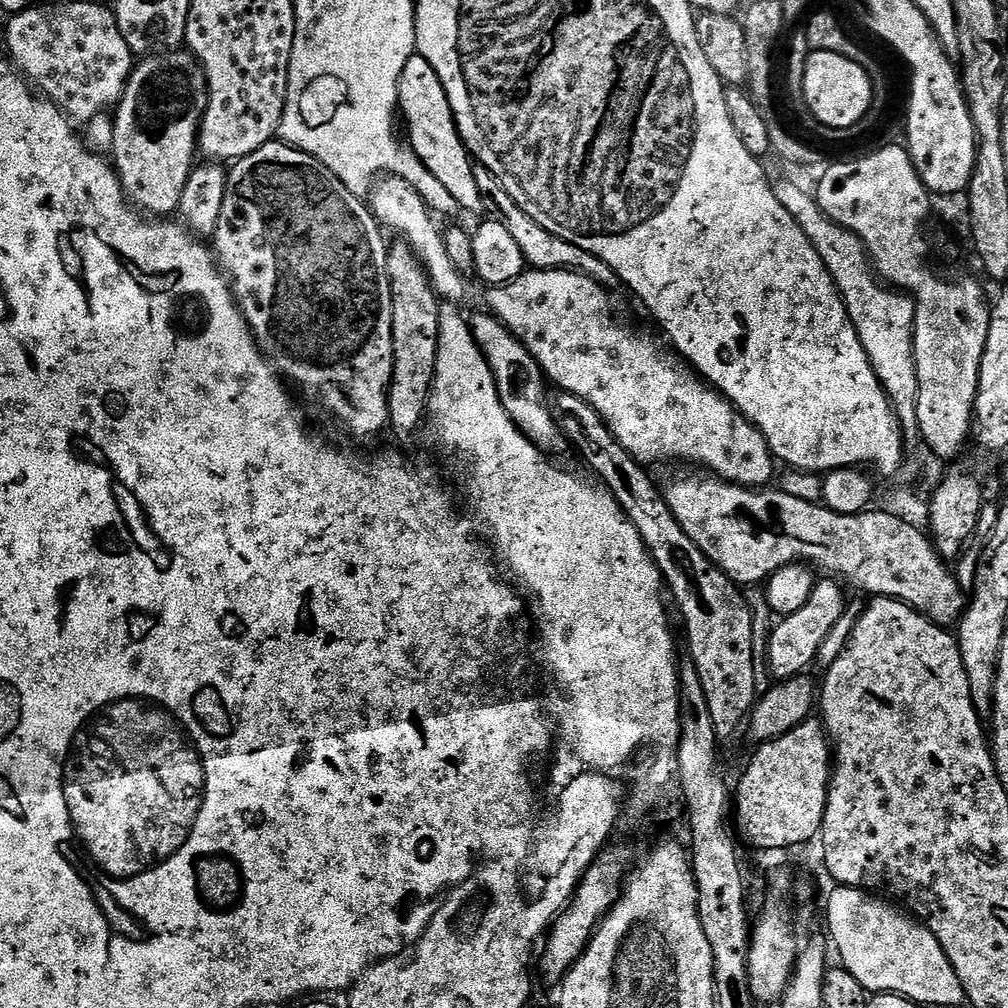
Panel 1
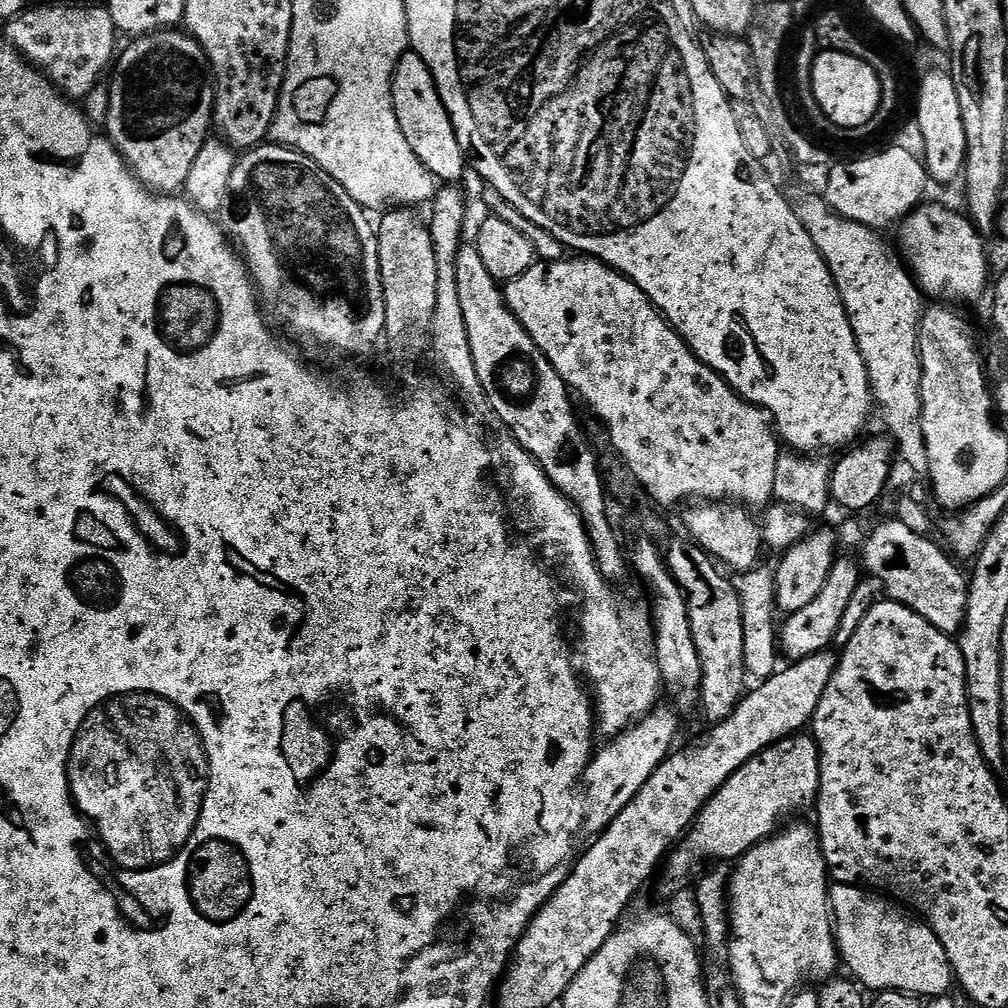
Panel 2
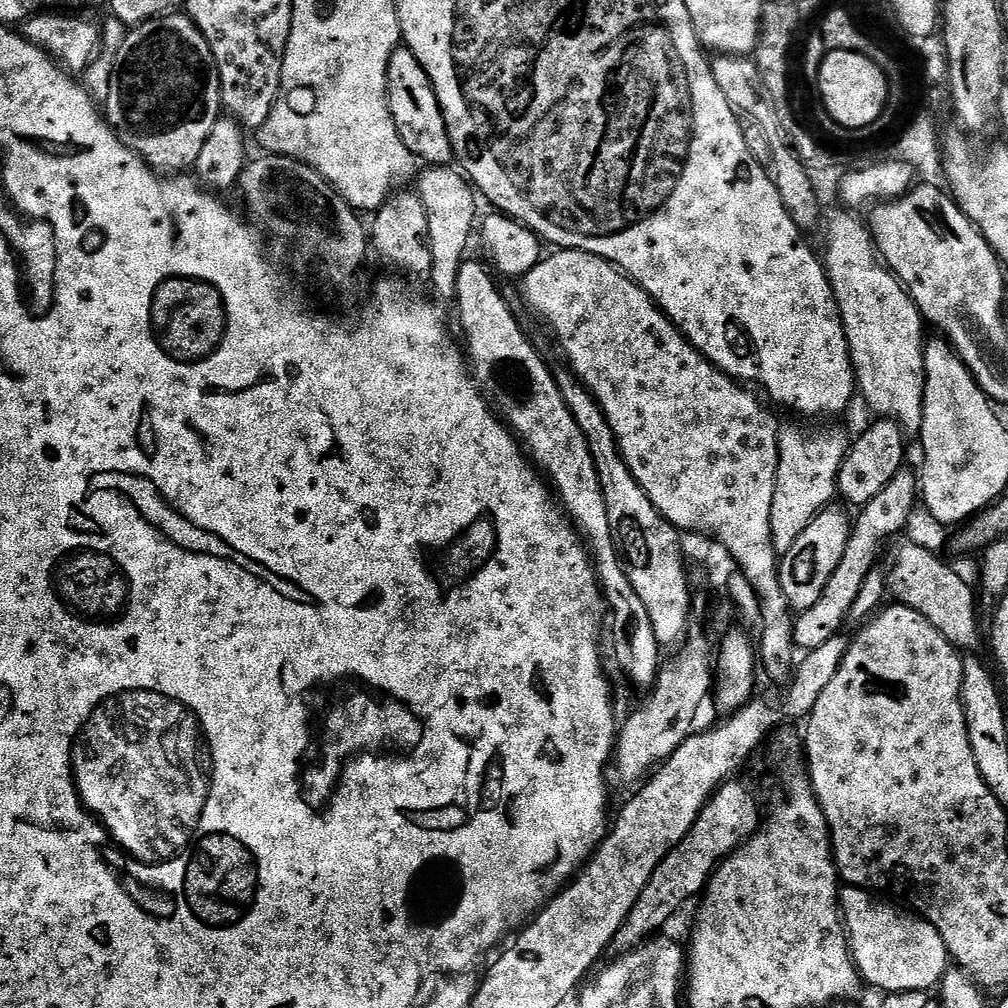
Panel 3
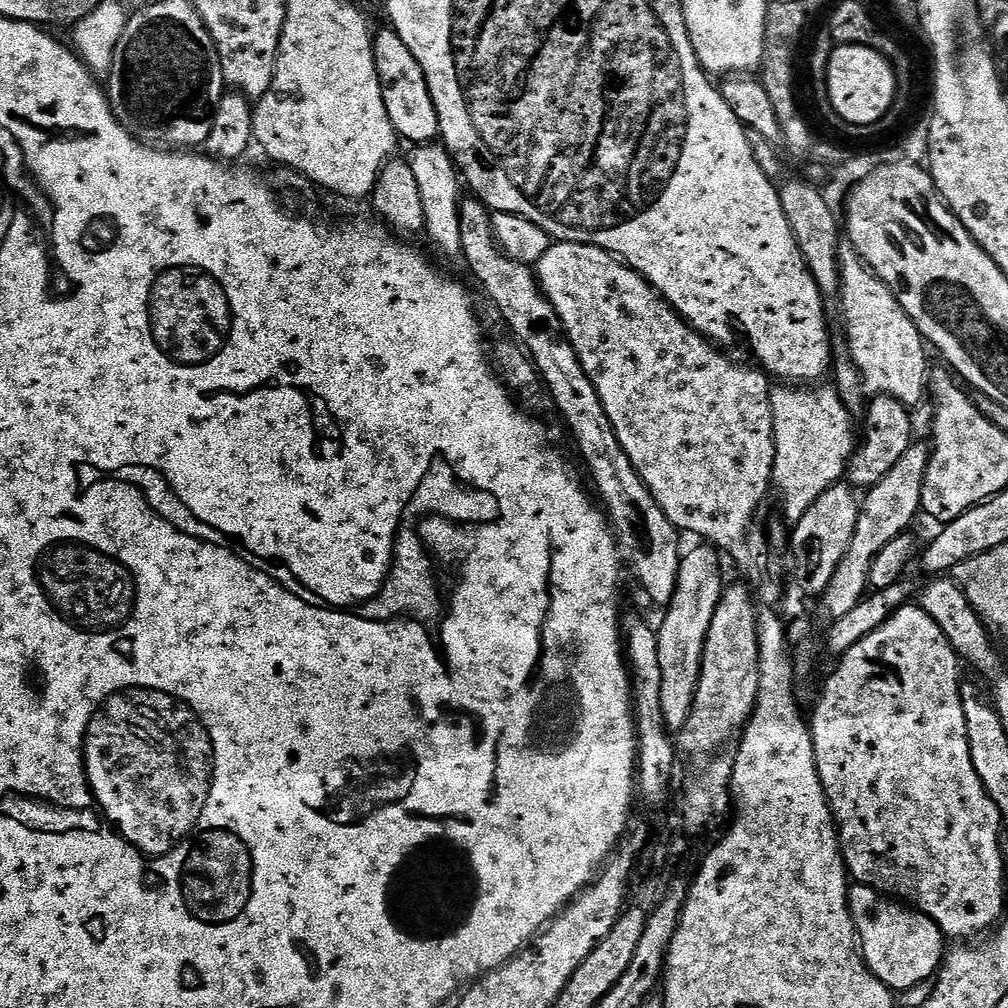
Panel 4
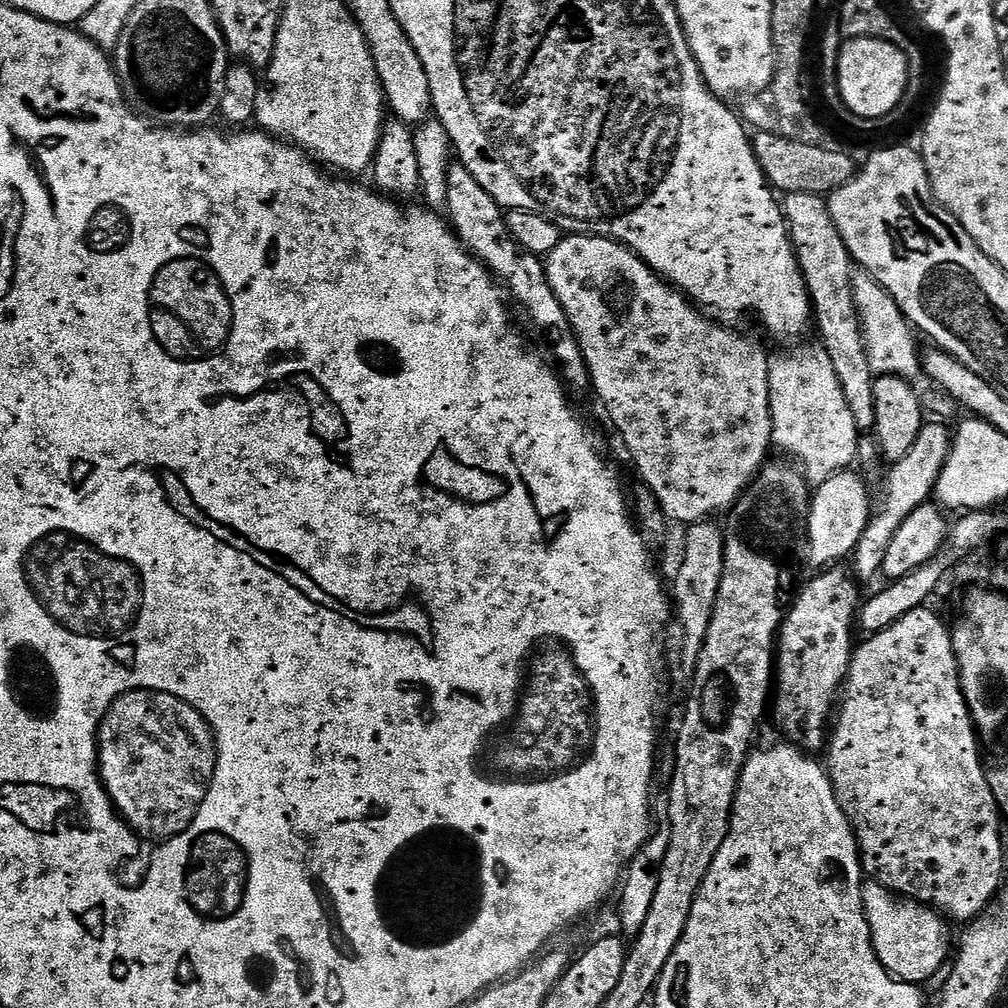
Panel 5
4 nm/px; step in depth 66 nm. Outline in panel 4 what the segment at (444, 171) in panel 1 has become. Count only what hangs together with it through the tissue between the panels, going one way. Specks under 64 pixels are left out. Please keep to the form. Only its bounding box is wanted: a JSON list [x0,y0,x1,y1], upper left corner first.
[374,26,440,146]

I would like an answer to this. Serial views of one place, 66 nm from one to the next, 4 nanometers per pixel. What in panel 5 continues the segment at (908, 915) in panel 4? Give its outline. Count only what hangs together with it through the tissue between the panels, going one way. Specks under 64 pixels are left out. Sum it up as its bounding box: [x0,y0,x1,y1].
[862,882,949,985]

